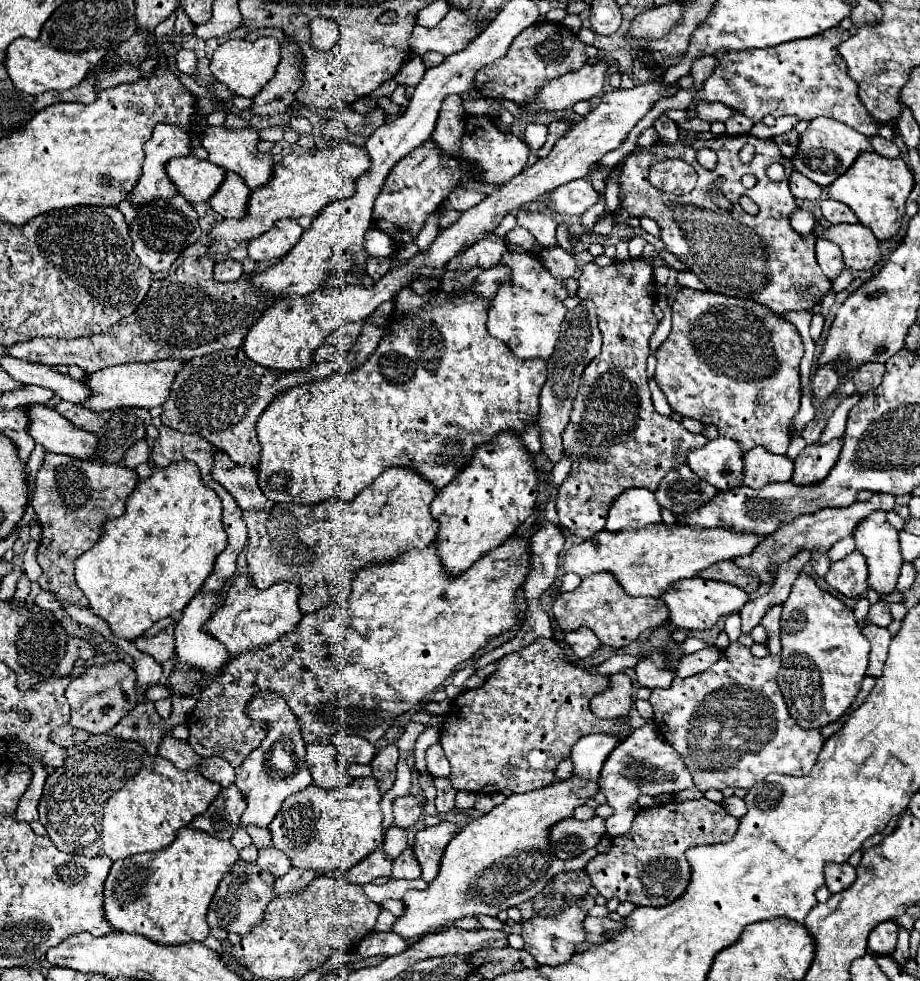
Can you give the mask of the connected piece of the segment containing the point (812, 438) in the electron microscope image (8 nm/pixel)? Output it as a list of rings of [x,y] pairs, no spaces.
[[[807,423],[805,429],[801,431],[801,437],[803,437],[807,443],[815,443],[815,441],[819,439],[819,435],[821,435],[821,429],[819,429],[817,423]]]

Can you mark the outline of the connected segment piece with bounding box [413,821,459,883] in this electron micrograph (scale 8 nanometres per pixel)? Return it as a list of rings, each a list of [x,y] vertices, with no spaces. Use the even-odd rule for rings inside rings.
[[[441,821],[435,827],[427,827],[415,835],[413,851],[419,857],[419,865],[423,869],[423,881],[431,883],[439,873],[441,855],[447,843],[459,833],[459,827],[449,821]]]

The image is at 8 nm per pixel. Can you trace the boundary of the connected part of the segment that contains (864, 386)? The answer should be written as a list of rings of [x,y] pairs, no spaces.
[[[867,363],[867,365],[857,367],[851,375],[851,379],[857,385],[857,393],[865,395],[867,391],[879,387],[883,373],[885,373],[885,363]]]

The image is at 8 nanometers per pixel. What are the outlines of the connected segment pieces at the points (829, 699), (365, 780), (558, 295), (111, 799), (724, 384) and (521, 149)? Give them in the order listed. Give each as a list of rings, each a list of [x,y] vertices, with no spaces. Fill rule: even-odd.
[[[801,571],[797,581],[793,583],[789,599],[783,603],[781,643],[783,651],[777,681],[783,691],[789,713],[795,717],[797,725],[801,725],[803,729],[817,729],[837,721],[853,705],[855,695],[861,689],[861,681],[865,677],[869,659],[869,641],[863,637],[861,627],[853,617],[853,611],[843,601],[817,587],[817,583],[807,573]]]
[[[359,777],[353,783],[331,791],[317,789],[317,785],[311,785],[309,789],[287,797],[285,805],[269,825],[269,831],[273,835],[273,847],[283,851],[291,859],[291,865],[297,869],[311,869],[319,875],[343,877],[353,865],[363,861],[383,843],[383,813],[379,809],[379,801],[381,791],[373,777]]]
[[[507,251],[501,257],[501,265],[511,269],[511,279],[503,281],[493,301],[489,303],[487,329],[493,337],[501,339],[519,359],[549,359],[559,337],[559,327],[565,319],[567,307],[563,301],[569,297],[565,281],[555,279],[531,253]]]
[[[103,733],[67,749],[65,763],[49,773],[39,801],[39,821],[59,851],[73,855],[99,853],[107,855],[111,861],[117,861],[137,853],[161,851],[169,847],[177,831],[187,827],[193,817],[205,813],[219,791],[221,785],[205,779],[197,769],[191,769],[189,773],[179,771],[163,757],[149,757],[135,741],[113,741],[107,733]]]
[[[683,287],[673,301],[673,329],[655,357],[655,381],[675,413],[697,419],[703,425],[715,425],[721,437],[737,441],[743,451],[761,445],[771,453],[785,455],[791,439],[791,419],[799,411],[801,399],[799,361],[803,357],[803,343],[795,325],[783,321],[757,301]]]
[[[477,125],[471,131],[471,135],[469,133],[463,135],[461,157],[465,161],[473,161],[473,163],[479,163],[483,167],[481,183],[485,183],[485,185],[503,185],[503,183],[511,181],[517,173],[523,171],[523,167],[527,165],[527,159],[529,159],[529,147],[519,137],[505,135],[493,125],[491,125],[491,129],[483,129],[483,127]]]

